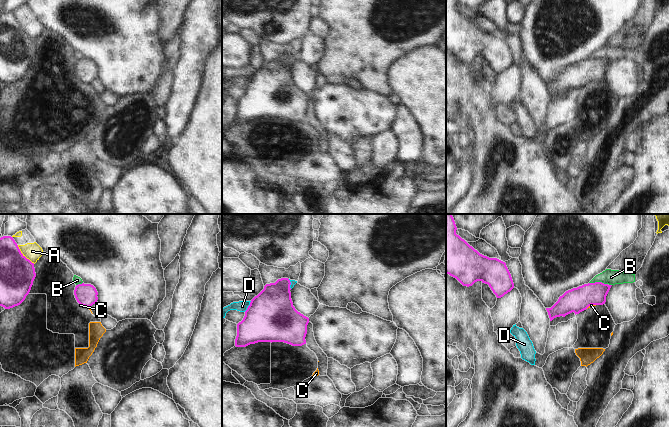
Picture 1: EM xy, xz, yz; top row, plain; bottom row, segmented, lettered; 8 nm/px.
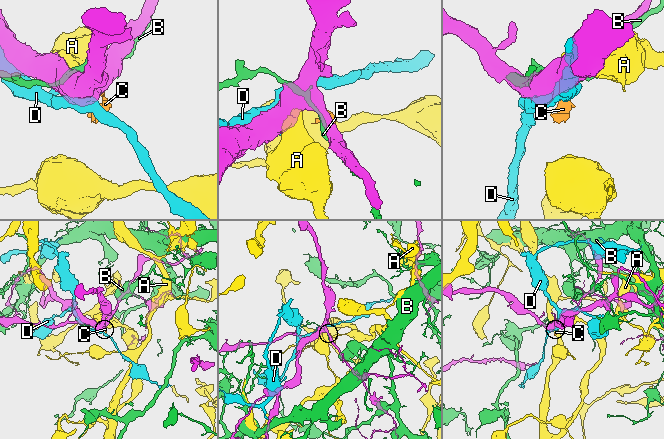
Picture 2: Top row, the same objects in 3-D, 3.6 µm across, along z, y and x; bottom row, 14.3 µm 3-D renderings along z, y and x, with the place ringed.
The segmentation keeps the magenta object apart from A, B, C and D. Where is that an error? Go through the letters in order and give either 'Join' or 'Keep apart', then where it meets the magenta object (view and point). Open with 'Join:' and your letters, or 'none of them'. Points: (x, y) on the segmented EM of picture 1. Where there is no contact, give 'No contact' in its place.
Join: none of them
A: Keep apart. Touches magenta at xy (24, 256)
B: Keep apart. Touches magenta at yz (598, 282)
C: Keep apart. Touches magenta at xy (85, 306)
D: Keep apart. Touches magenta at xz (248, 306).

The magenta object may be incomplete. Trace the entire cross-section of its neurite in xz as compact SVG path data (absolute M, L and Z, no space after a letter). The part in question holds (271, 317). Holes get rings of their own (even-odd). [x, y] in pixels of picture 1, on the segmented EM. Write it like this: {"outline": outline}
{"outline": "M288 278L278 279L275 283L266 284L264 289L251 300L243 320L237 324L236 347L246 347L258 342L284 342L292 346L306 344L309 318L293 306L290 285Z"}

